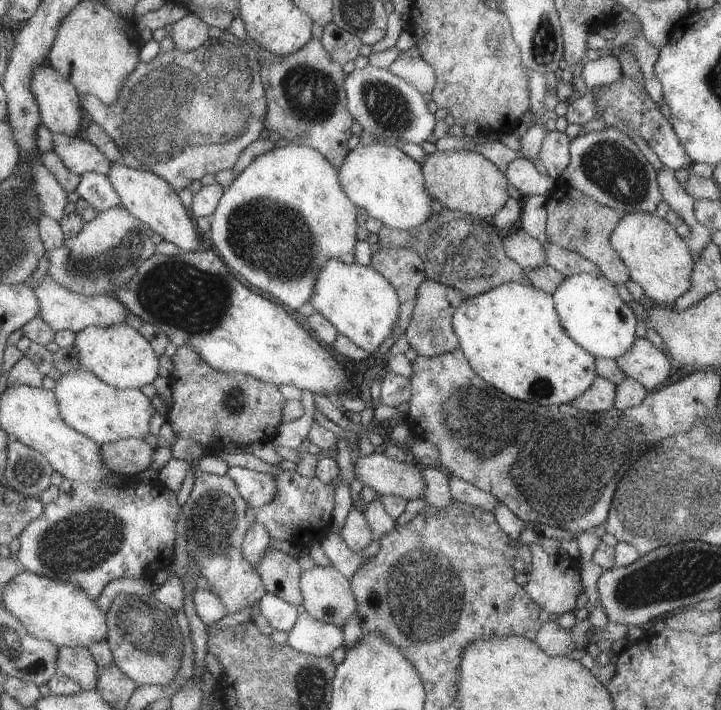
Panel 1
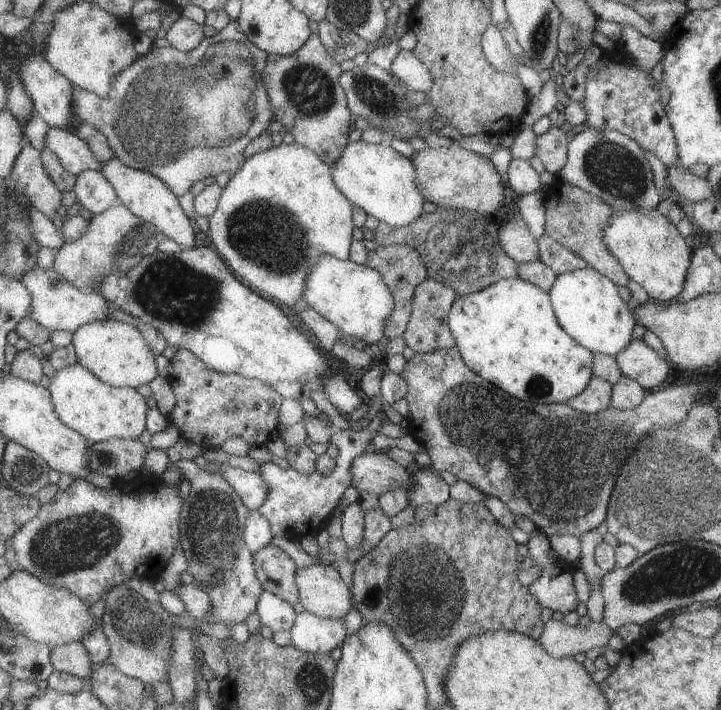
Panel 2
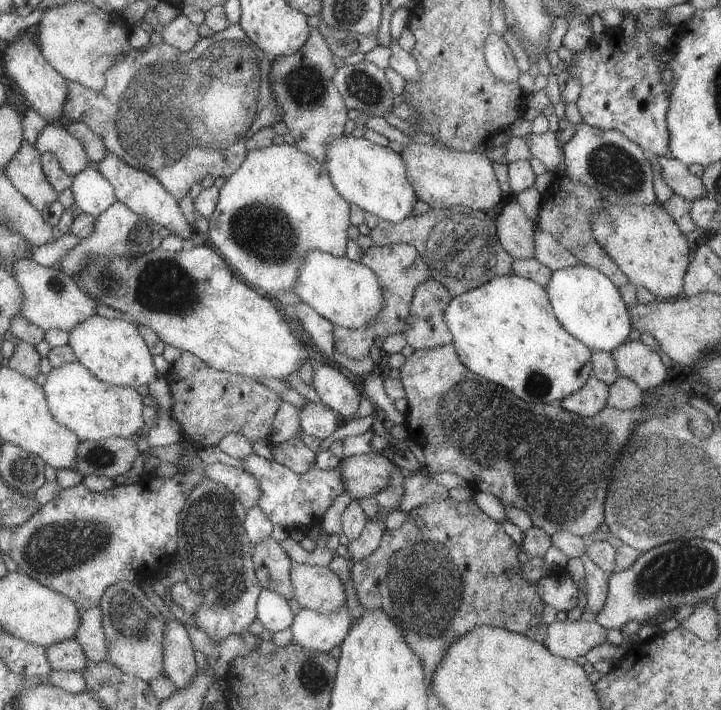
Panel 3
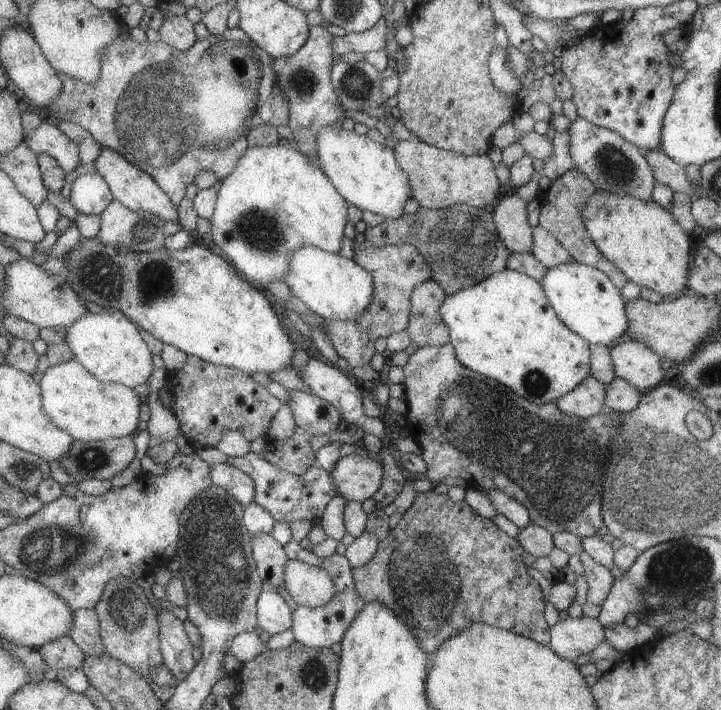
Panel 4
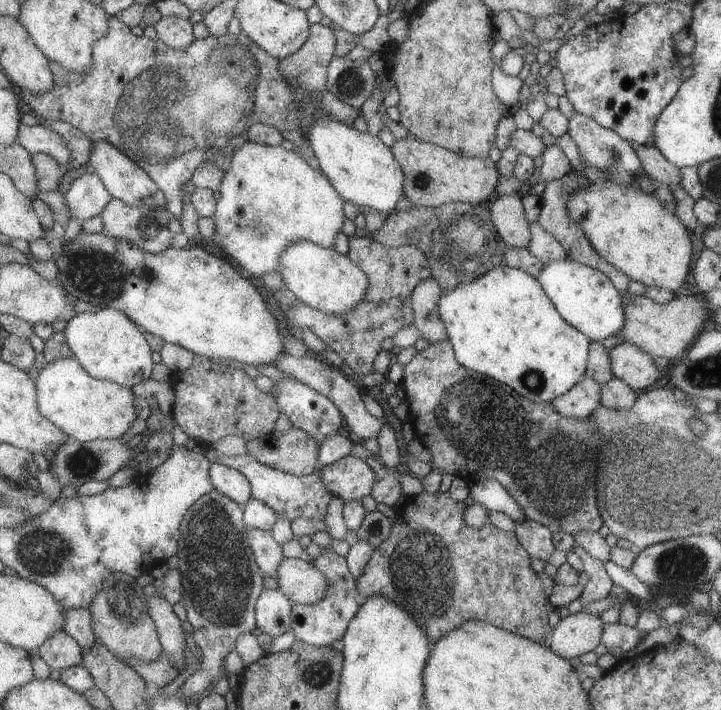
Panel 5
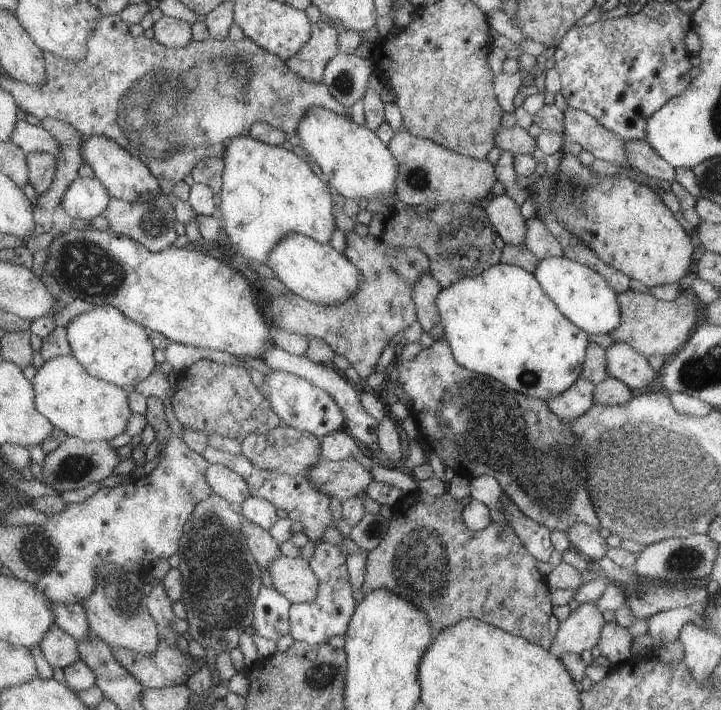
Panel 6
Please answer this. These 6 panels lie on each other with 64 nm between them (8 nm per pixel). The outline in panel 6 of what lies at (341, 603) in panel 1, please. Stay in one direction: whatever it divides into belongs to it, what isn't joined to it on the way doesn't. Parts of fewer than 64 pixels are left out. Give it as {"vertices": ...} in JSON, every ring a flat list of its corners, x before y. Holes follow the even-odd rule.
{"vertices":[[280,555,267,570,272,588,289,603,312,602,318,594,318,581,307,561]]}

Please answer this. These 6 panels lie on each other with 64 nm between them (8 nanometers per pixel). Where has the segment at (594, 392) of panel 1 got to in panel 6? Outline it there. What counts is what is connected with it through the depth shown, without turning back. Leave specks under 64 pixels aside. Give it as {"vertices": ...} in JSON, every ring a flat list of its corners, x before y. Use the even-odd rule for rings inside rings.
{"vertices":[[579,377,562,394,545,401,546,406,561,421,570,422,587,413,595,404,594,389,595,385,589,380]]}

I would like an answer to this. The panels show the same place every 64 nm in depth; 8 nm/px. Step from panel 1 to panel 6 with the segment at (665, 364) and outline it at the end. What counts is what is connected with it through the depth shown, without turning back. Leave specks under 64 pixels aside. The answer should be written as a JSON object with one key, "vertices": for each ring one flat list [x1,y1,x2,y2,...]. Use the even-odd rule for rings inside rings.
{"vertices":[[617,342,606,348,608,377,623,382,629,390,645,388,657,373,647,363,647,358,626,343]]}

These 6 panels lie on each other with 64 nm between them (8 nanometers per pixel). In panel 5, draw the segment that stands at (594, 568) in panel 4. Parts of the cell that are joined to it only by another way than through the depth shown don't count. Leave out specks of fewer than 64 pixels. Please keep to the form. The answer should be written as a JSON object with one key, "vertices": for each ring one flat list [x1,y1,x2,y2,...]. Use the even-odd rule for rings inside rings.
{"vertices":[[574,546,572,551,582,560,583,571,588,576,588,581,577,598,581,605,605,598,610,594,613,584,603,568,603,563,587,554,581,547]]}

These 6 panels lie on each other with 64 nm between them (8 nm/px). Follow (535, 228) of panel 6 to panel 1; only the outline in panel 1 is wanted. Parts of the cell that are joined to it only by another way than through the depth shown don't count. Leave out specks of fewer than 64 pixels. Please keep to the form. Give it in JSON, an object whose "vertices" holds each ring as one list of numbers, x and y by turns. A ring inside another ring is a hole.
{"vertices":[[548,239,545,244,541,244,543,254,545,254,545,264,555,268,561,276,581,274,581,272,601,275,599,268,593,262,589,262,589,260,579,256,579,254,575,254,565,248,559,248,559,246,551,244],[545,244,546,246,543,247]]}

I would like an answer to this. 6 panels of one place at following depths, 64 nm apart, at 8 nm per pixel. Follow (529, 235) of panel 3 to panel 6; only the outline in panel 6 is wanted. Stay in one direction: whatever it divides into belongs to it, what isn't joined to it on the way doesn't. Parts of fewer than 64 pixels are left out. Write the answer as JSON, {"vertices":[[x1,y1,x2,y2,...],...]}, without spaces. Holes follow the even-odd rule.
{"vertices":[[506,195,489,197,483,203,489,223,505,245,519,245,526,238,526,225,520,206]]}

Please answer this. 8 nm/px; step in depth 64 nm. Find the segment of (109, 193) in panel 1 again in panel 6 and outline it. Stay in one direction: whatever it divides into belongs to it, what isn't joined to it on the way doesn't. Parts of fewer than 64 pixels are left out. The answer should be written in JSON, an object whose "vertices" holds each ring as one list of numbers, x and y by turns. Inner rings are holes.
{"vertices":[[76,176,60,199,60,205,69,218,88,222,97,215,103,215,109,198,96,177]]}

